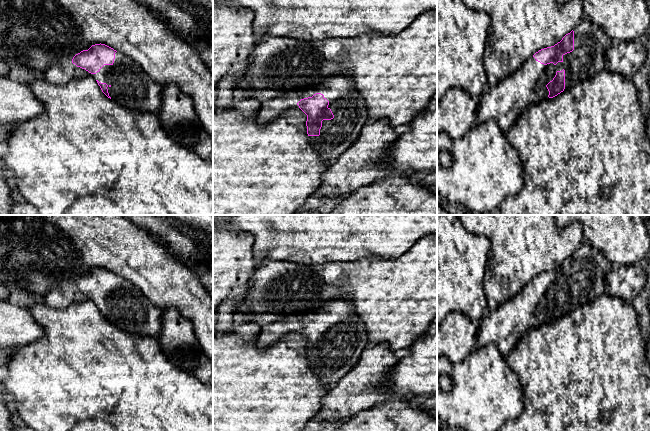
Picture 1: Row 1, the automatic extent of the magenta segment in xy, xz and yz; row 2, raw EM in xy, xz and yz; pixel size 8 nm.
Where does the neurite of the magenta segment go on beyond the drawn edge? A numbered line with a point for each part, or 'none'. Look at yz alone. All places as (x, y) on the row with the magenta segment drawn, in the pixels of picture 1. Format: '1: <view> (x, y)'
1: yz (505, 102)

